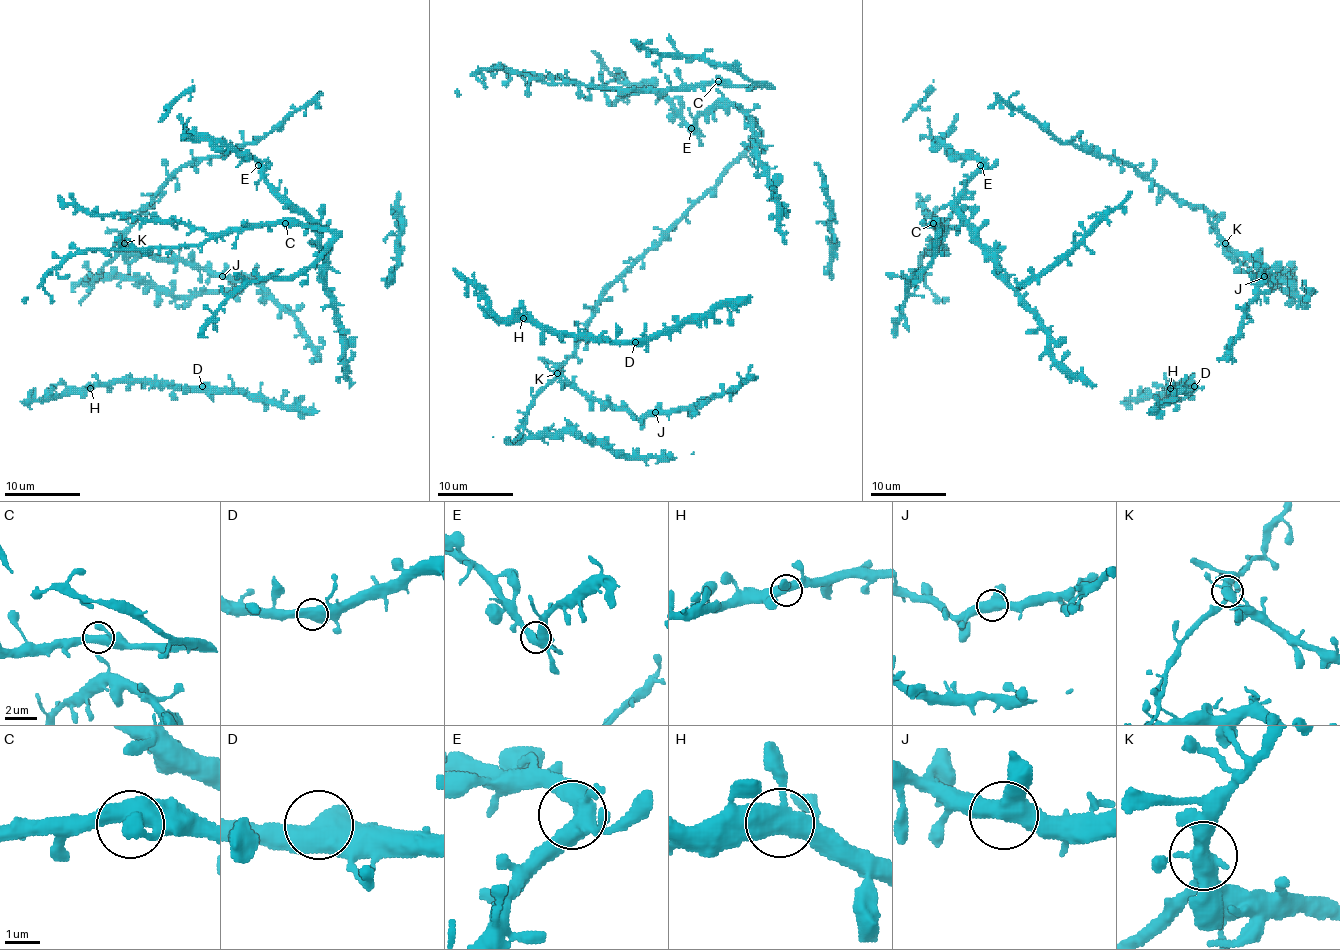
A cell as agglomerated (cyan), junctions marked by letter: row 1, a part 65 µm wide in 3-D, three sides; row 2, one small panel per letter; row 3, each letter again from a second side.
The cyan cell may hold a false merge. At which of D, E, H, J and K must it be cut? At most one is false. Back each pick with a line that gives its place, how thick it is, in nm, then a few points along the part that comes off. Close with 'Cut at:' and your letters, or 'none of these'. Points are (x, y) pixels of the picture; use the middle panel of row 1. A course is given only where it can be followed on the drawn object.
K: (557, 373) | 460 nm
Cut at: K

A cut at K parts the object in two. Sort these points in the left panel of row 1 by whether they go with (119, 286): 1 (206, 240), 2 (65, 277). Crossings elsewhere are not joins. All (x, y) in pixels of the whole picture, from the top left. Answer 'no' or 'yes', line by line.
1: no
2: no

